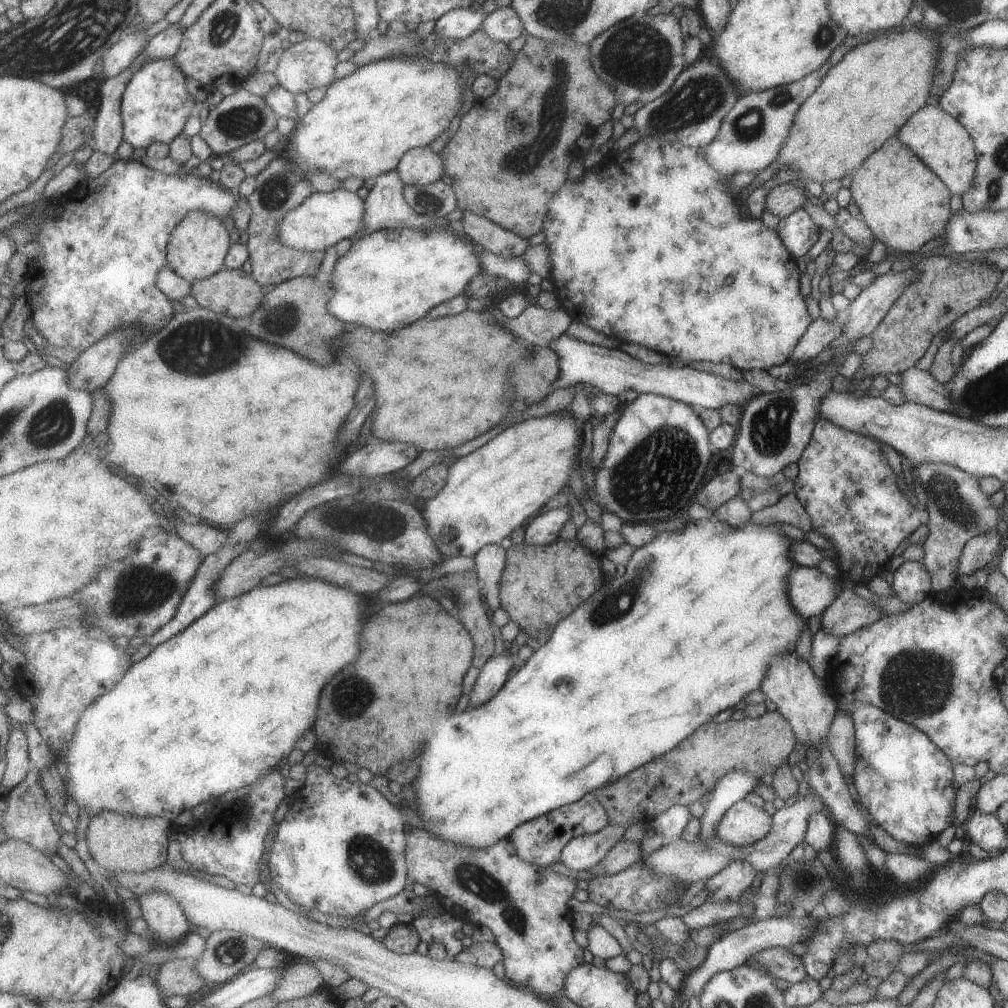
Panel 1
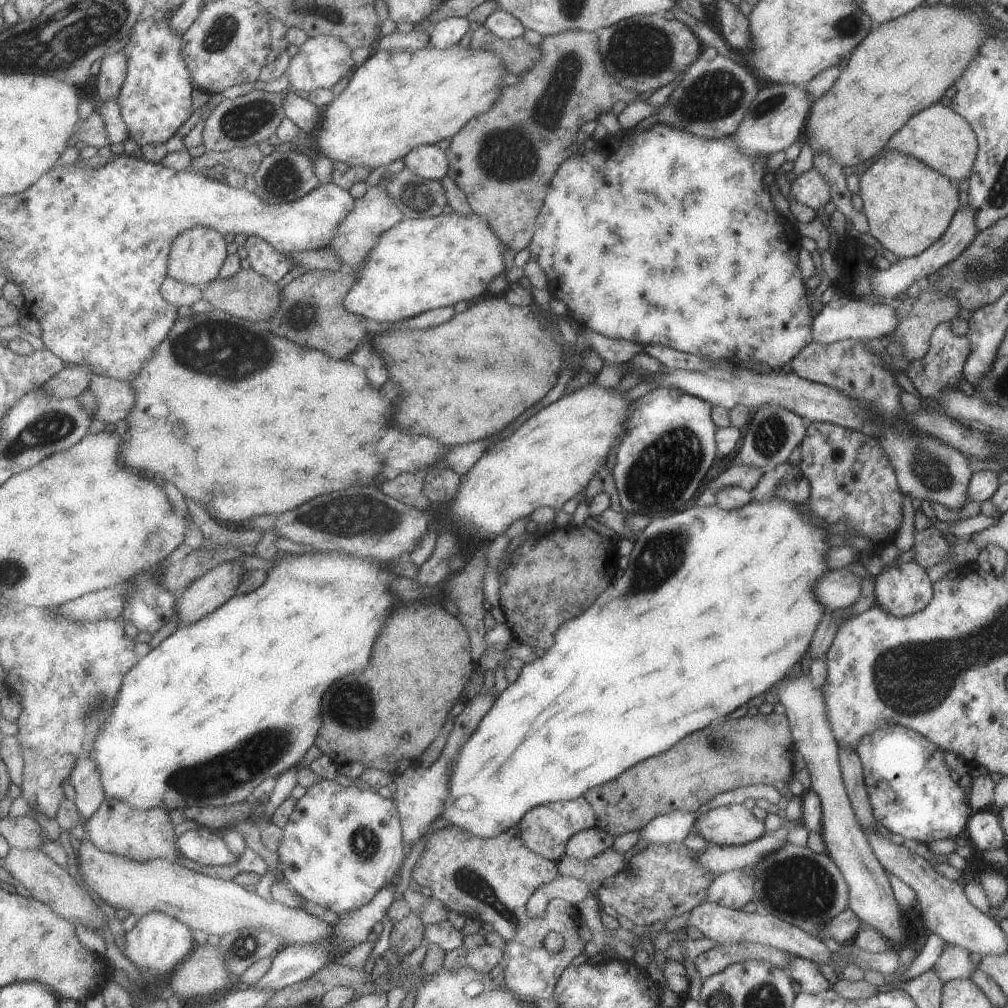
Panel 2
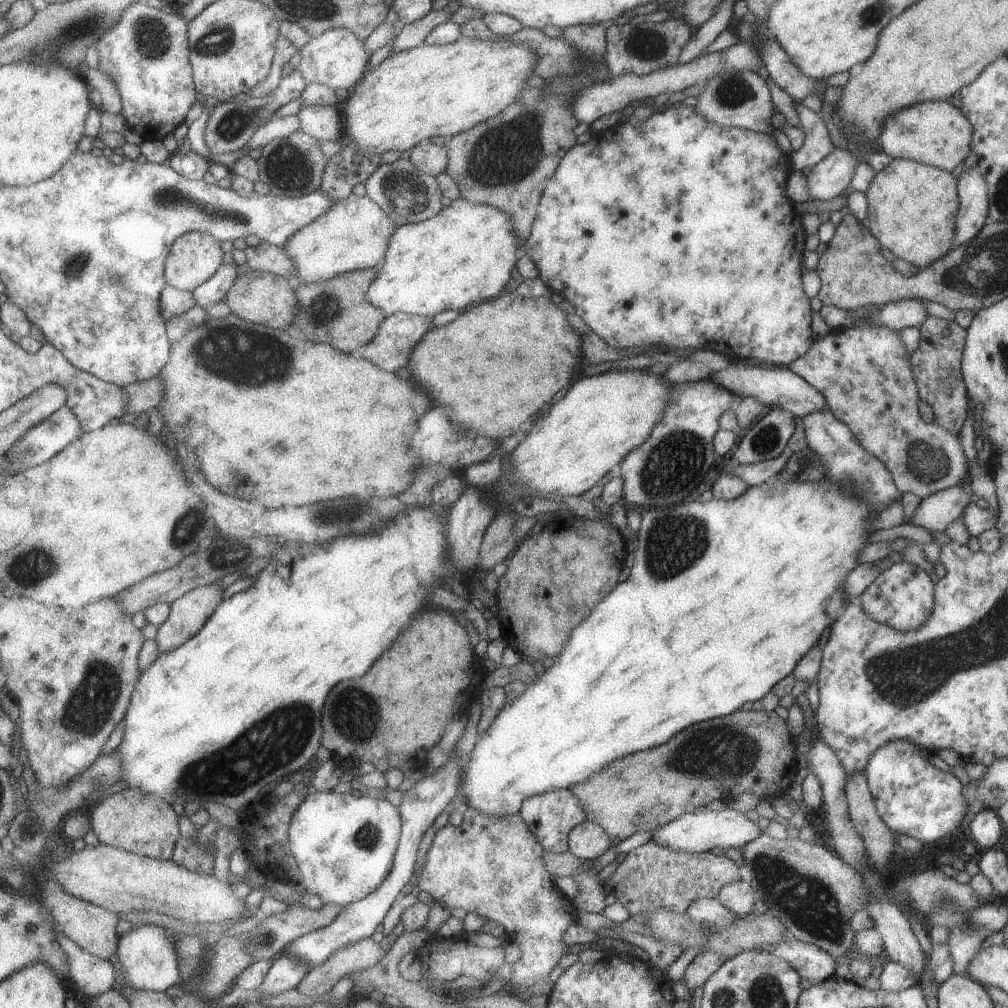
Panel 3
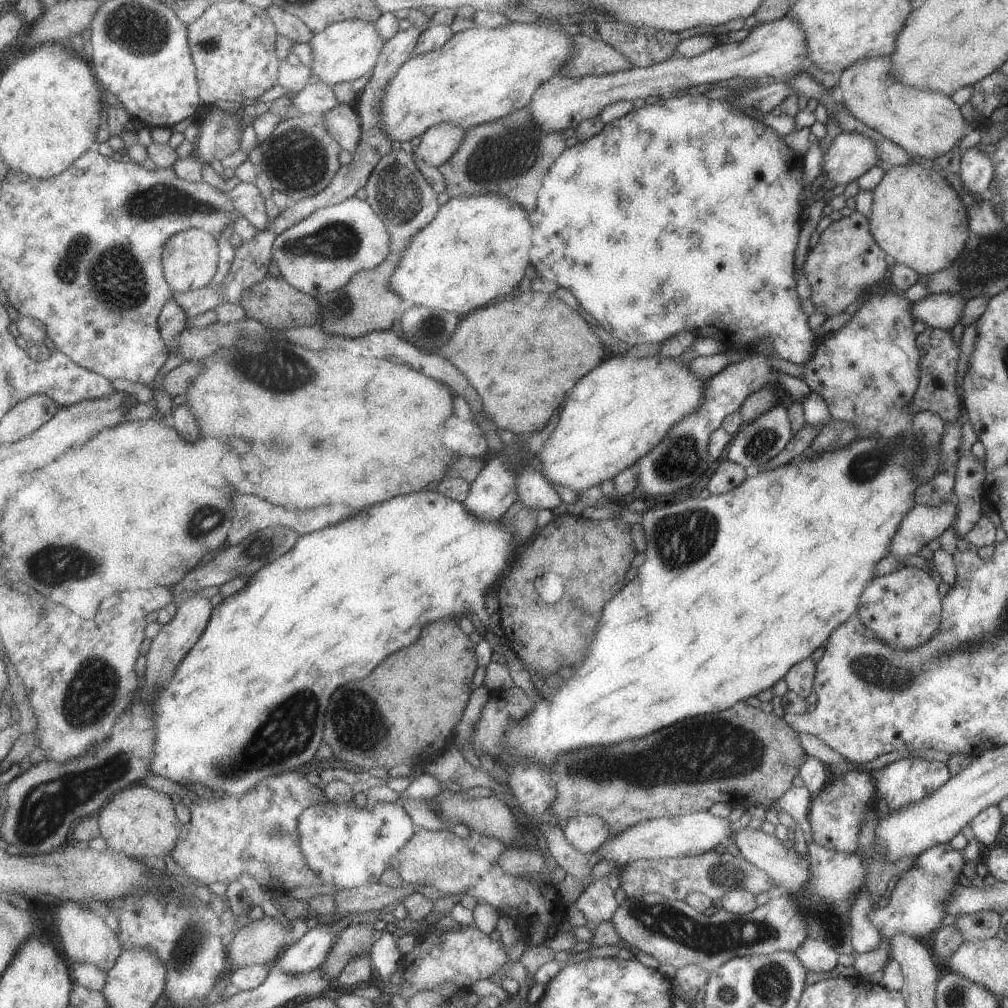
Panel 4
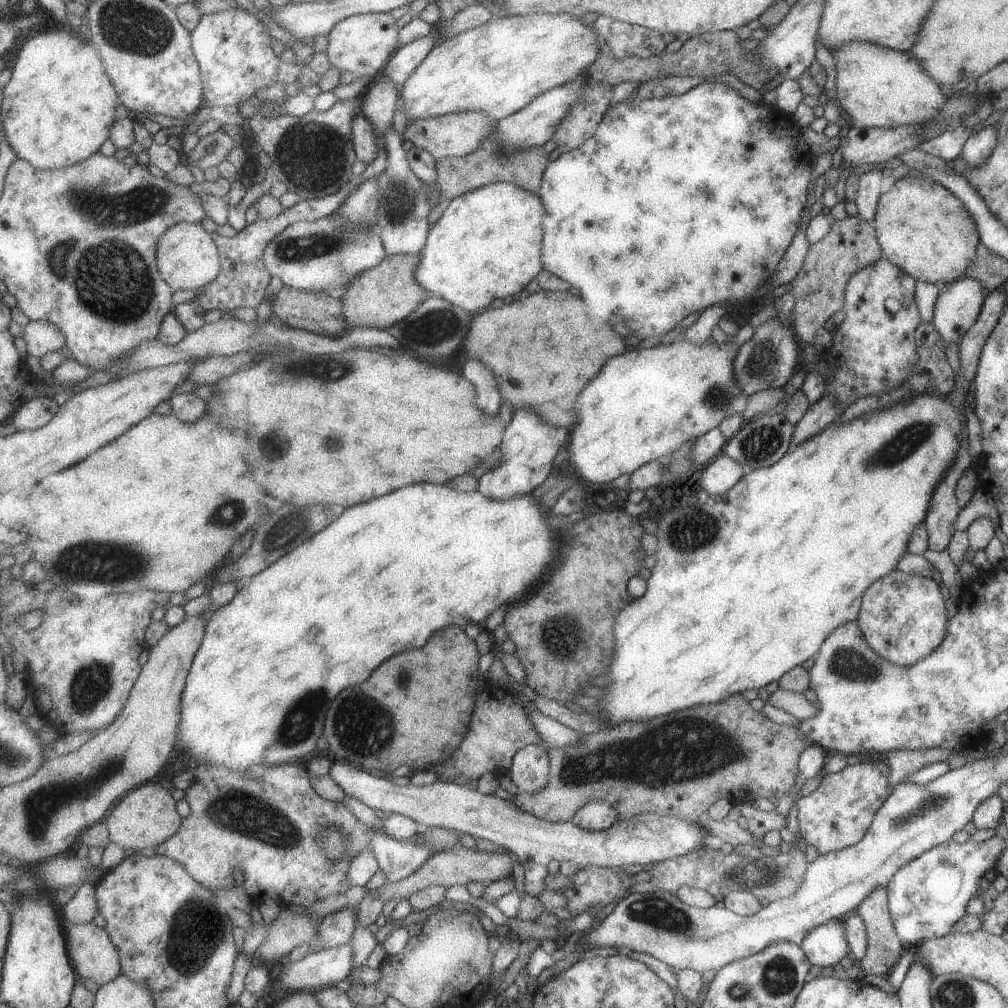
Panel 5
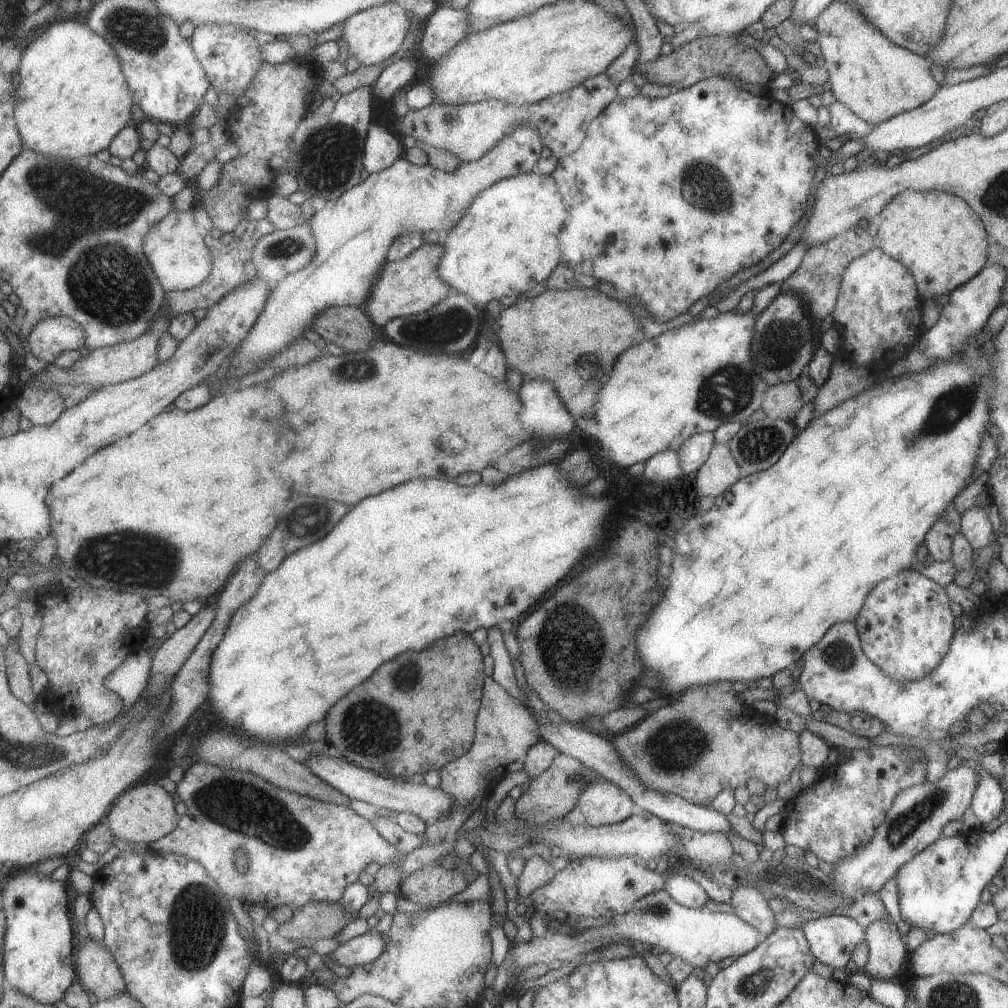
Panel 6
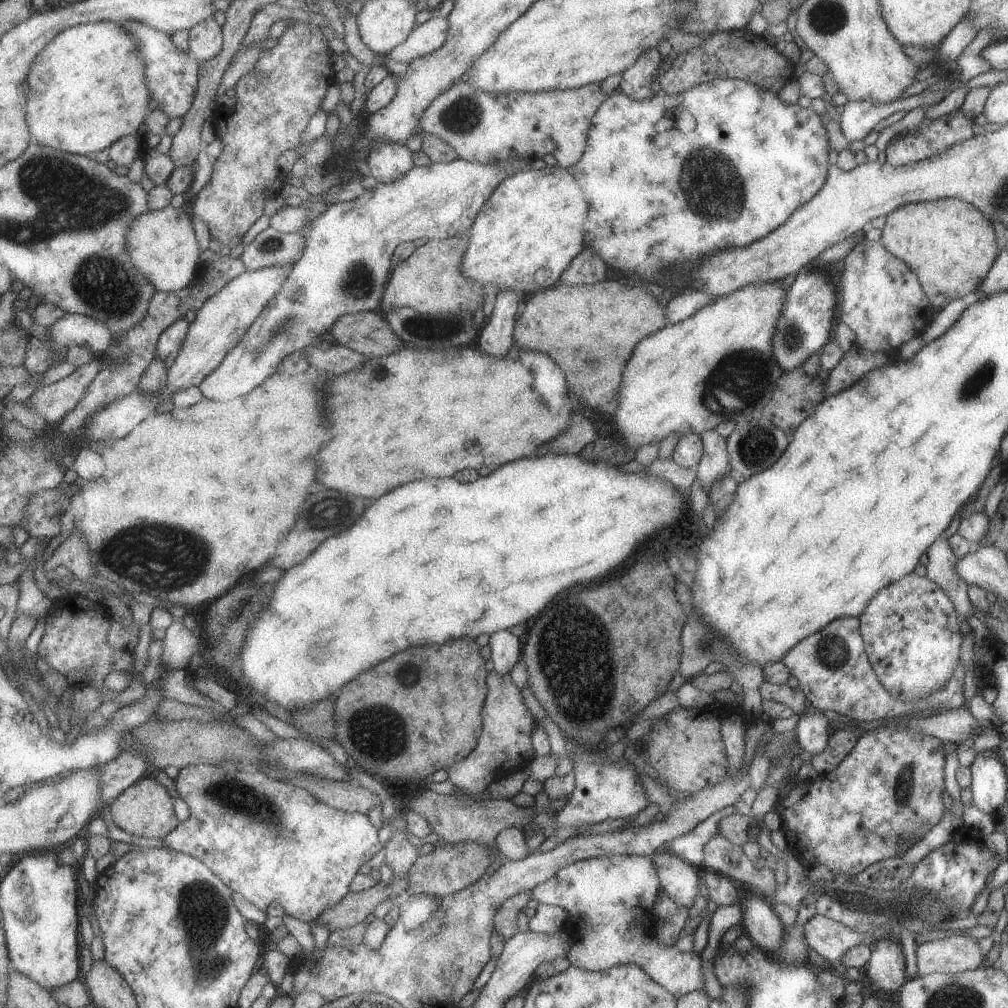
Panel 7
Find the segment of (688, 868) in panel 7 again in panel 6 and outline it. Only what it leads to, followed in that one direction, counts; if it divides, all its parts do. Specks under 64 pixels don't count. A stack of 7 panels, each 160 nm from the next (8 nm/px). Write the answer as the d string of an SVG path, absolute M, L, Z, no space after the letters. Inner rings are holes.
M671 861L664 880L663 889L669 896L681 906L688 909L701 909L709 900L705 890L701 888L699 883L685 874L680 874L676 871L680 862Z

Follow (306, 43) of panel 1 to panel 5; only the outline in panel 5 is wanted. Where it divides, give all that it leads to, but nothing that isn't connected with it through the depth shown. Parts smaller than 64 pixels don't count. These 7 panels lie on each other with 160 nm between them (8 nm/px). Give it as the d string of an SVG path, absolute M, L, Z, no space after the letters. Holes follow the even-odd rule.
M363 13L350 16L338 22L328 37L330 43L326 55L330 58L333 73L347 70L365 80L376 79L401 47L397 19L390 13Z

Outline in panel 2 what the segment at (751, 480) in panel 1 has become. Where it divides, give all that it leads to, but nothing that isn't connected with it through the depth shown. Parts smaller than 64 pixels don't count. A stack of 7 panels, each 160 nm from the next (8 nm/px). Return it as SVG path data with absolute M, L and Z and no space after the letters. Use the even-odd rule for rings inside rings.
M783 461L766 470L751 492L756 501L775 497L792 503L806 503L810 486L808 478L800 469L800 463L793 465Z

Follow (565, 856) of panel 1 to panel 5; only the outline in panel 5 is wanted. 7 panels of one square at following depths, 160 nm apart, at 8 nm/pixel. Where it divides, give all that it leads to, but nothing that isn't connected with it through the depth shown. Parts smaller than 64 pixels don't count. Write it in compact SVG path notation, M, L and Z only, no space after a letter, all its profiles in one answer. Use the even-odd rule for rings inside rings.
M599 799L583 805L572 820L579 828L588 831L605 830L618 820L616 810L608 802Z

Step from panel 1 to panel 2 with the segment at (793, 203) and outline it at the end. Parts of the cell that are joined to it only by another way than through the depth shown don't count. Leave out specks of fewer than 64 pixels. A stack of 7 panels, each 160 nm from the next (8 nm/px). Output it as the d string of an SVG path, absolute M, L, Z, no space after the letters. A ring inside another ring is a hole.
M815 167L798 174L793 181L786 184L785 194L816 211L823 208L830 199L829 185Z

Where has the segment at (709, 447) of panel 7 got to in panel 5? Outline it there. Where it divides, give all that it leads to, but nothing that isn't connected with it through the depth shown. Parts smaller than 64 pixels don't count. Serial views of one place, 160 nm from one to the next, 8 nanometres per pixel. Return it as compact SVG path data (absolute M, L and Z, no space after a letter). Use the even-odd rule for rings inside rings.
M721 452L702 470L701 488L708 496L722 495L744 475L745 471L745 468L729 458L725 452Z

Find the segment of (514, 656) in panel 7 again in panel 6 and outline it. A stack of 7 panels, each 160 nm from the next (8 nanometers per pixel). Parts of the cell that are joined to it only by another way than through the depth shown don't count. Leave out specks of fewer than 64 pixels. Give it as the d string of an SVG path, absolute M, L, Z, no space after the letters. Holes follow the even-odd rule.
M493 627L488 631L487 642L490 646L490 655L494 660L494 668L492 676L495 680L506 688L515 698L523 701L532 713L535 713L526 702L526 694L519 688L517 684L517 676L515 676L515 668L513 668L513 660L509 656L507 644L505 644L505 633L501 632L498 627Z

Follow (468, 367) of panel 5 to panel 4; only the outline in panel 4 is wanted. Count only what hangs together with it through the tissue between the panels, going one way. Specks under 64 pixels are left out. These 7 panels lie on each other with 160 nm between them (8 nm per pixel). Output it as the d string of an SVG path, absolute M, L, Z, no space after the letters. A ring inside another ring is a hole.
M459 396L455 400L455 414L447 422L445 444L461 457L490 457L491 448L477 416L473 414L469 402Z

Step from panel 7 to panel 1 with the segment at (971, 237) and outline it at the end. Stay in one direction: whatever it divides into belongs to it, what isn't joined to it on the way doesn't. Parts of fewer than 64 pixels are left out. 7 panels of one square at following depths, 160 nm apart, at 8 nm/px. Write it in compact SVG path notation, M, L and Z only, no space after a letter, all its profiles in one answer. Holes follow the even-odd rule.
M897 136L887 138L859 168L852 172L849 189L851 201L859 207L861 219L869 227L874 238L882 242L887 249L899 253L917 252L923 244L944 230L948 218L953 214L949 207L949 198L952 196L950 190L913 154L912 150L899 142Z

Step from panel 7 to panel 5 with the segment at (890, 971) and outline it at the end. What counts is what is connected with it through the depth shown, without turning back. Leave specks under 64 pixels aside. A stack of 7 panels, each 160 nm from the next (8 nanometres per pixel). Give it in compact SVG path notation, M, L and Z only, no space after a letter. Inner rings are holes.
M885 887L873 889L855 909L866 928L865 956L856 963L867 975L886 975L899 960L902 943L887 909Z

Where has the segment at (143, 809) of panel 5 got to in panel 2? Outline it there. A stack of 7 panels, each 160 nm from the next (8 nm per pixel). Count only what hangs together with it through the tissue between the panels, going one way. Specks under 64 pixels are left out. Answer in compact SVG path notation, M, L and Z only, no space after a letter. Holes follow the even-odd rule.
M107 797L84 827L86 836L105 852L128 856L139 862L165 859L177 863L182 856L178 847L179 836L175 836L175 824L169 810L164 807L141 810L120 798Z

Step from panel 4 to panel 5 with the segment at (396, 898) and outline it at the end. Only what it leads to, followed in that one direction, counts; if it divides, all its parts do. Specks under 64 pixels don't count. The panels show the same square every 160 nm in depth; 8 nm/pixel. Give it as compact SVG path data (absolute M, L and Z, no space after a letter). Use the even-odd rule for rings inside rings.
M461 843L452 849L441 851L431 855L425 864L414 872L411 876L401 879L396 883L386 882L380 890L380 897L386 901L390 898L397 897L408 899L410 894L423 890L433 885L443 885L444 887L452 887L453 885L466 885L469 882L481 882L488 884L493 880L505 878L508 874L512 874L513 866L517 863L515 854L511 852L498 853L486 852L478 849L472 849Z

